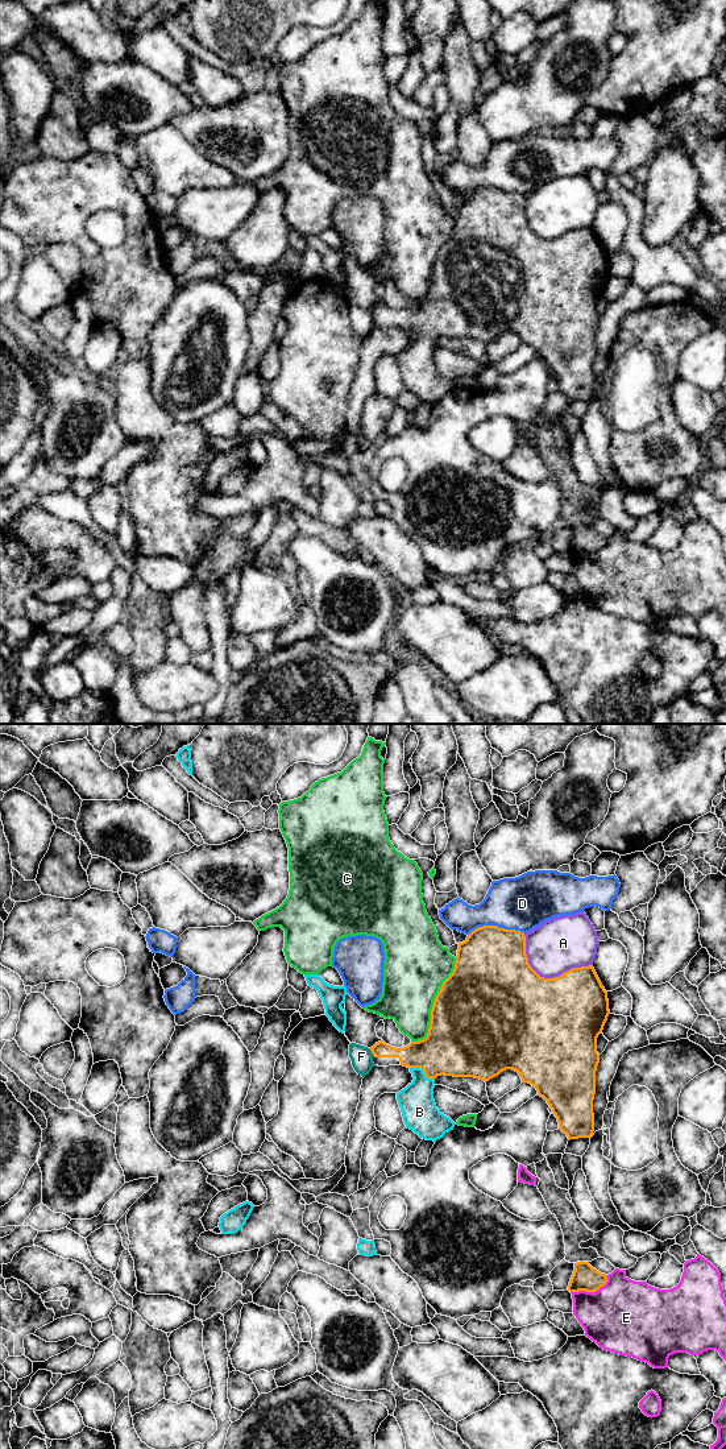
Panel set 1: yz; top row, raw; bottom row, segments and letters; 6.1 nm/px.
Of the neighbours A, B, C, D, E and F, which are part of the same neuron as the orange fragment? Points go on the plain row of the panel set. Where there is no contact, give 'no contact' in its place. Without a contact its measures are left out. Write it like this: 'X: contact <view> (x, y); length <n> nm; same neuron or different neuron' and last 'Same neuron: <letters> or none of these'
A: contact yz (543, 239); length 460 nm; different neuron
B: contact yz (423, 332); length 170 nm; same neuron
C: contact yz (434, 266); length 600 nm; different neuron
D: contact yz (496, 187); length 340 nm; different neuron
E: contact yz (590, 553); length 260 nm; different neuron
F: contact yz (372, 314); length 50 nm; different neuron
Same neuron: B

